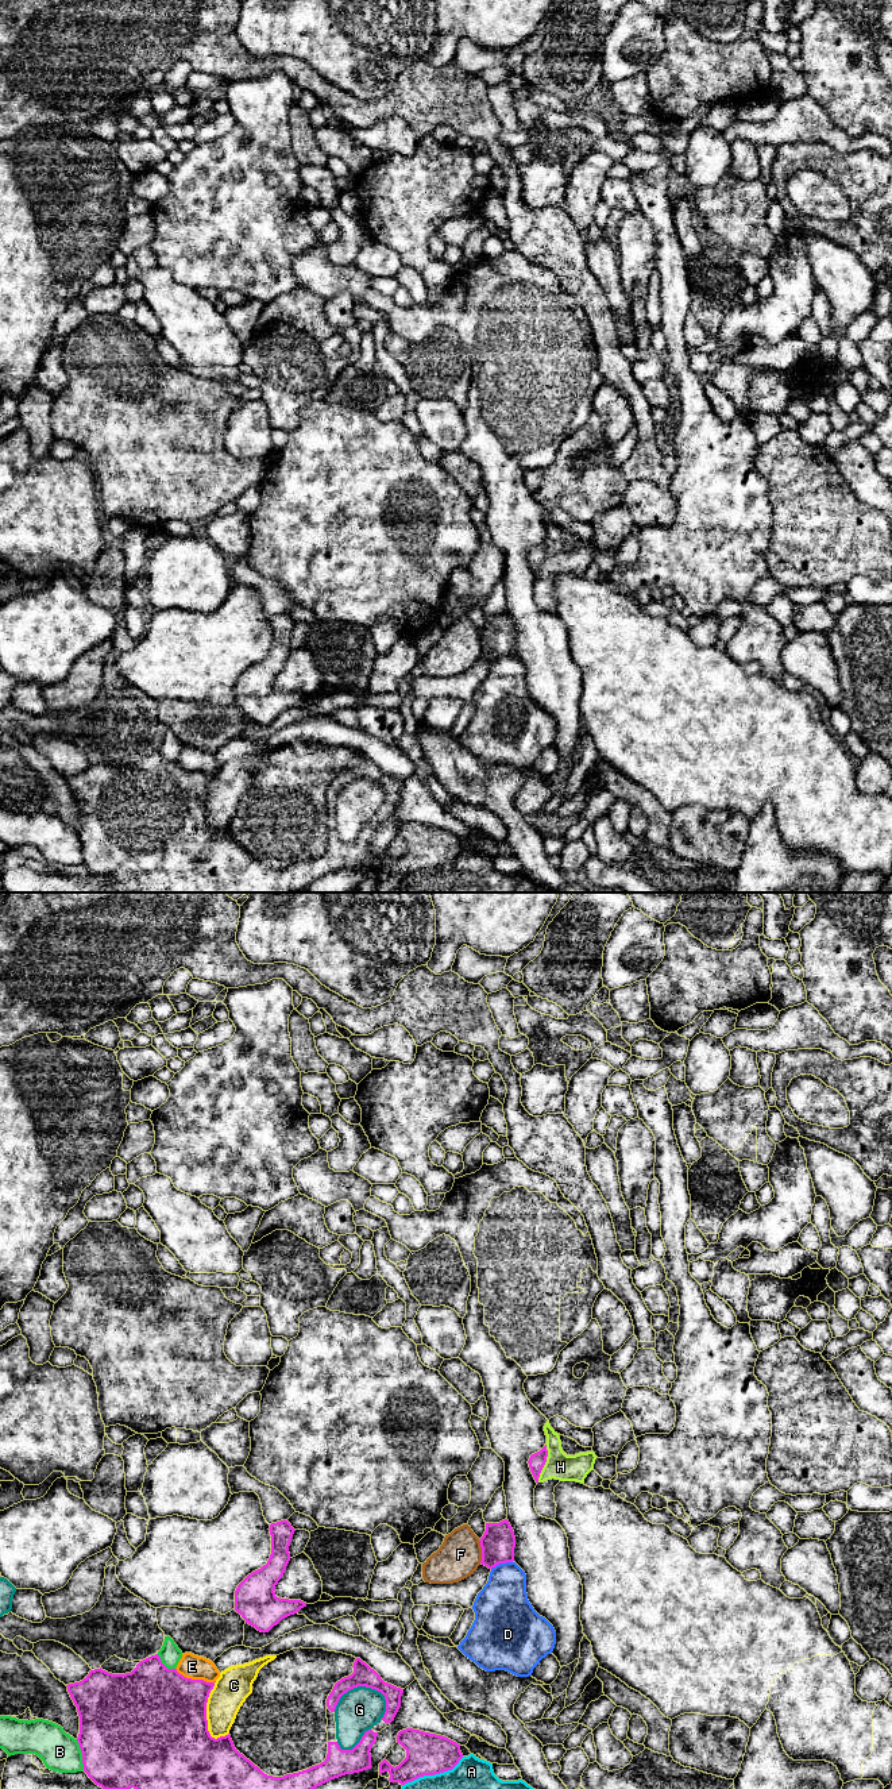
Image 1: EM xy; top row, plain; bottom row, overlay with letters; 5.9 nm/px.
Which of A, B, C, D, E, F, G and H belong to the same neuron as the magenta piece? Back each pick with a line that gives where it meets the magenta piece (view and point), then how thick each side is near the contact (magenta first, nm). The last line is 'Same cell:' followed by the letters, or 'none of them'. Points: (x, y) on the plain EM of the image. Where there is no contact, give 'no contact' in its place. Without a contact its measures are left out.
Same cell: none of them

